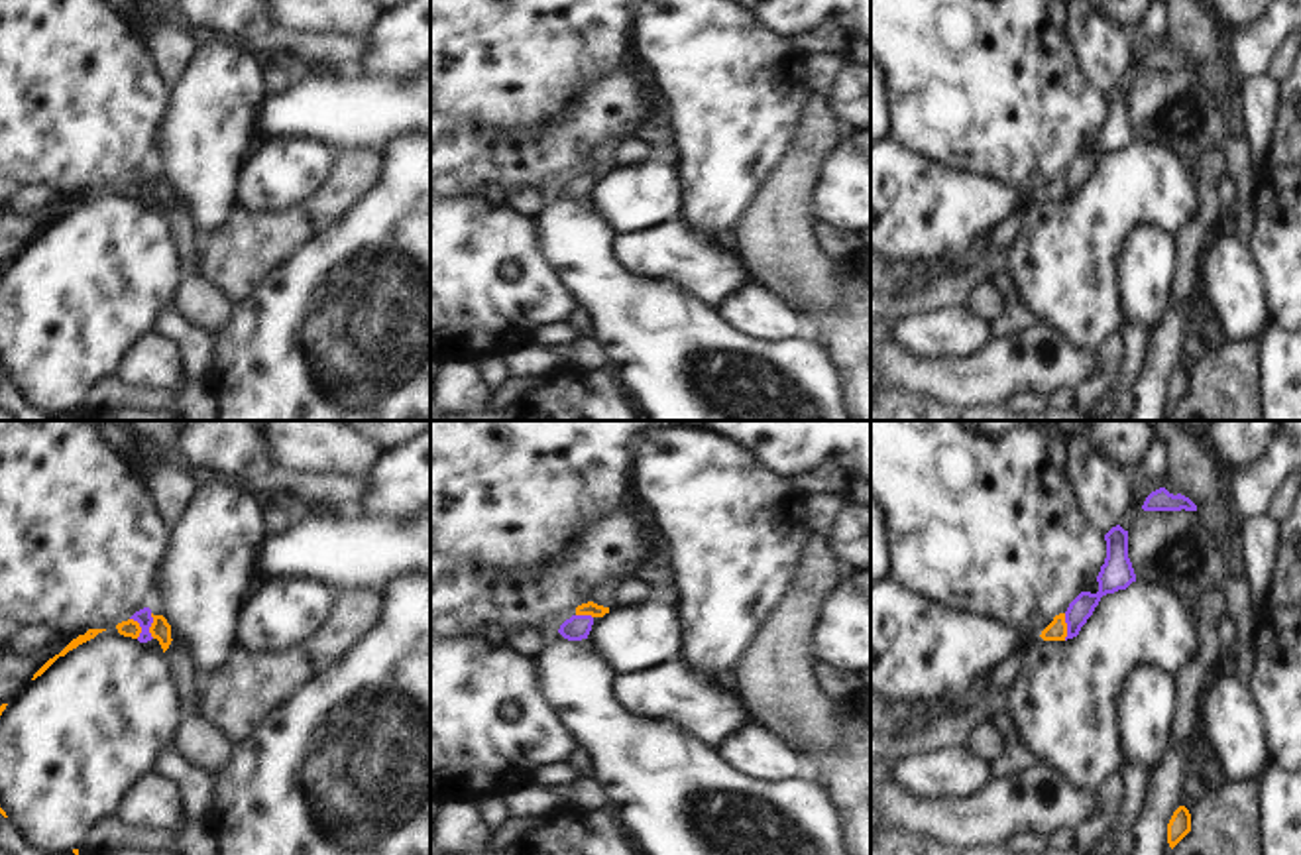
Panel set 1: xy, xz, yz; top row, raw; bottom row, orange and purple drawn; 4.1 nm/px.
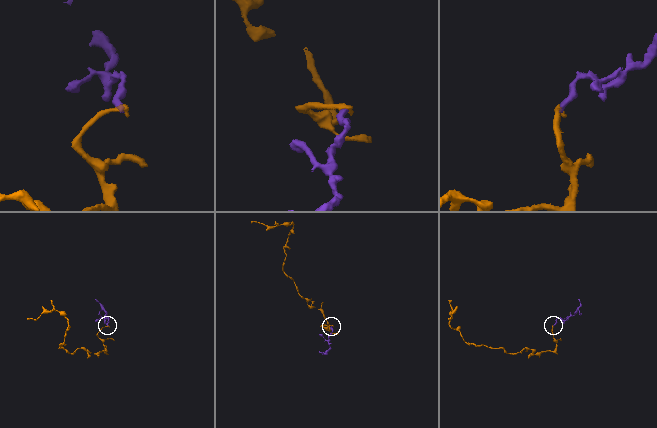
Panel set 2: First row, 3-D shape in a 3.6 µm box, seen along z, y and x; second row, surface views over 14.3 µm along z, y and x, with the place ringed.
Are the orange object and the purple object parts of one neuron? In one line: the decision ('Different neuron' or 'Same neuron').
Different neuron

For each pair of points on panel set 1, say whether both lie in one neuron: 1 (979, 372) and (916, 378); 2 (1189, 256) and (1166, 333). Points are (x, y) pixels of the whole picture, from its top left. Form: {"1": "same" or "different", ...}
{"1": "same", "2": "different"}

